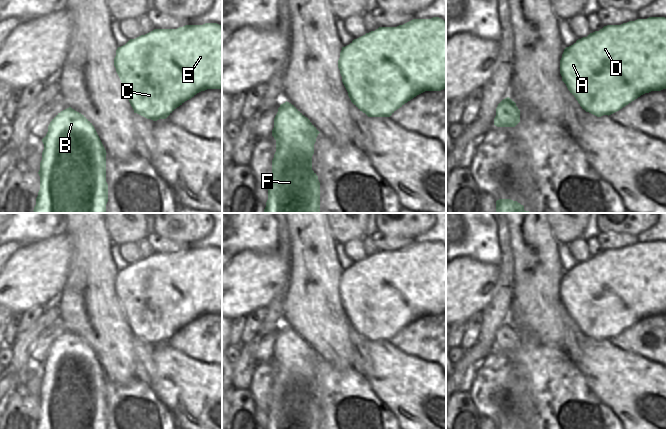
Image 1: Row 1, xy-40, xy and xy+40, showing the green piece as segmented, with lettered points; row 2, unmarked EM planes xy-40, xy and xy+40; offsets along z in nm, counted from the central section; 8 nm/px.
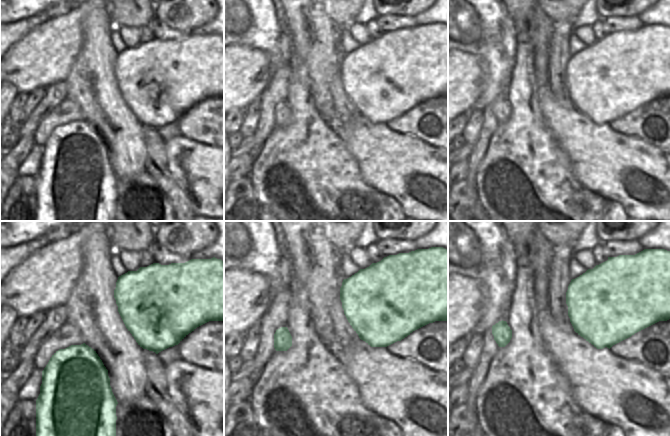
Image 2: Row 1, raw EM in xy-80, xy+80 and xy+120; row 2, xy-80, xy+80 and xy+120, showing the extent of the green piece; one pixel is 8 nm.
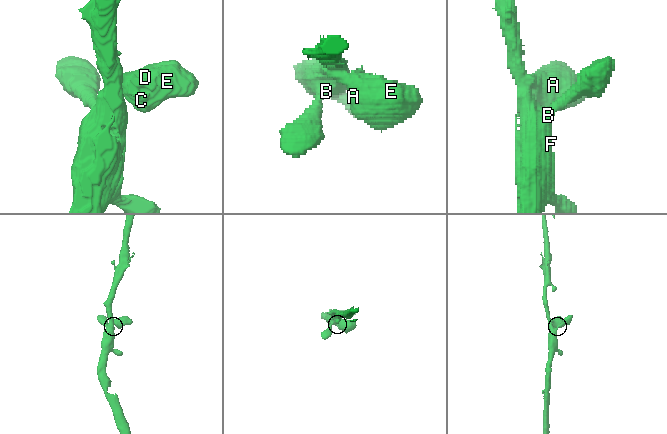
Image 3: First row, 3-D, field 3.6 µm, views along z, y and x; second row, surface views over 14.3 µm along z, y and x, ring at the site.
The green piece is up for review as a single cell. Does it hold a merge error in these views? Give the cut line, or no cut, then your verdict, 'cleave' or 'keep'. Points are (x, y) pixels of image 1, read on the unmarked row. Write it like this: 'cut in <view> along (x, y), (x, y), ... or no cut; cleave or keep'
no cut; keep

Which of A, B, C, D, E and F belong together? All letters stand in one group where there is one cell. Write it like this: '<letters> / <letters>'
A B C D E F

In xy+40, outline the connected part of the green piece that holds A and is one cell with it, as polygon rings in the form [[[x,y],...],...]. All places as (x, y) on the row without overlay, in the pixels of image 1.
[[[666,242],[607,249],[578,263],[564,273],[560,298],[582,333],[597,341],[609,340],[645,317],[666,313]]]

